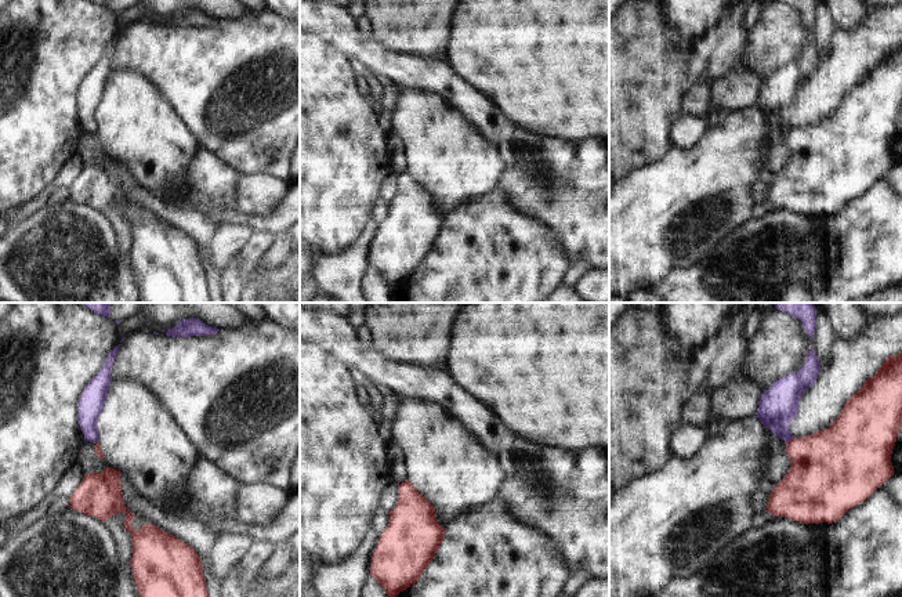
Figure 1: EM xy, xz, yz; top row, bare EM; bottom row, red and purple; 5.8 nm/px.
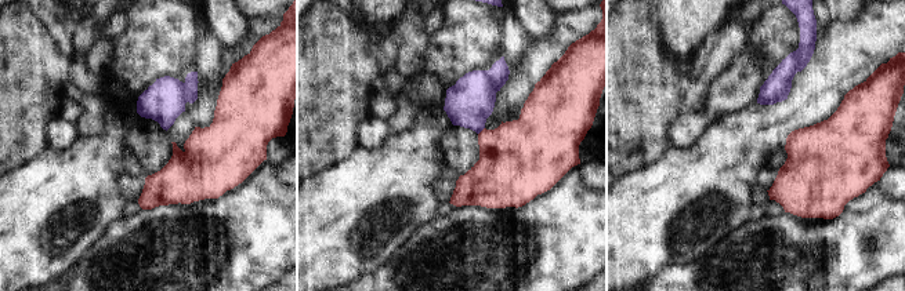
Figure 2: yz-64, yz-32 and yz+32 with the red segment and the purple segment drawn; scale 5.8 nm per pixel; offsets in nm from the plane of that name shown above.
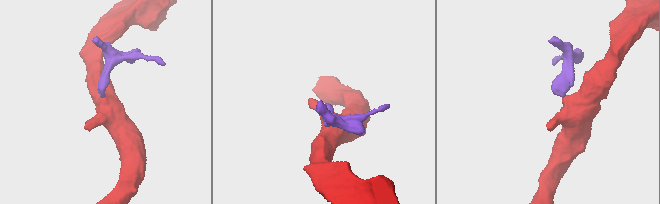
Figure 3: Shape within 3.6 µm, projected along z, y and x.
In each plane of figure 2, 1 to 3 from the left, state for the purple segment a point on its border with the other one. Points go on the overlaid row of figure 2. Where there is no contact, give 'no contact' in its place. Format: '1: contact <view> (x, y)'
1: no contact
2: contact yz-32 (481, 131)
3: no contact

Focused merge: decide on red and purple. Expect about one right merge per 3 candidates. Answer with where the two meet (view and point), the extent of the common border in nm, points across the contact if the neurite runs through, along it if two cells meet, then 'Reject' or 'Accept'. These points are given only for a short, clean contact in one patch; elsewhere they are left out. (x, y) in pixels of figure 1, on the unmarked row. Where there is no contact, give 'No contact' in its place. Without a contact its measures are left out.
Touches red at yz (789, 131). Shared border 60 nm. Boundary: yz (793, 127), (786, 134). Reject

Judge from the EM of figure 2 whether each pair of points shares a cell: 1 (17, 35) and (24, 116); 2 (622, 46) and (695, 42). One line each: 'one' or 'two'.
1: one
2: two

